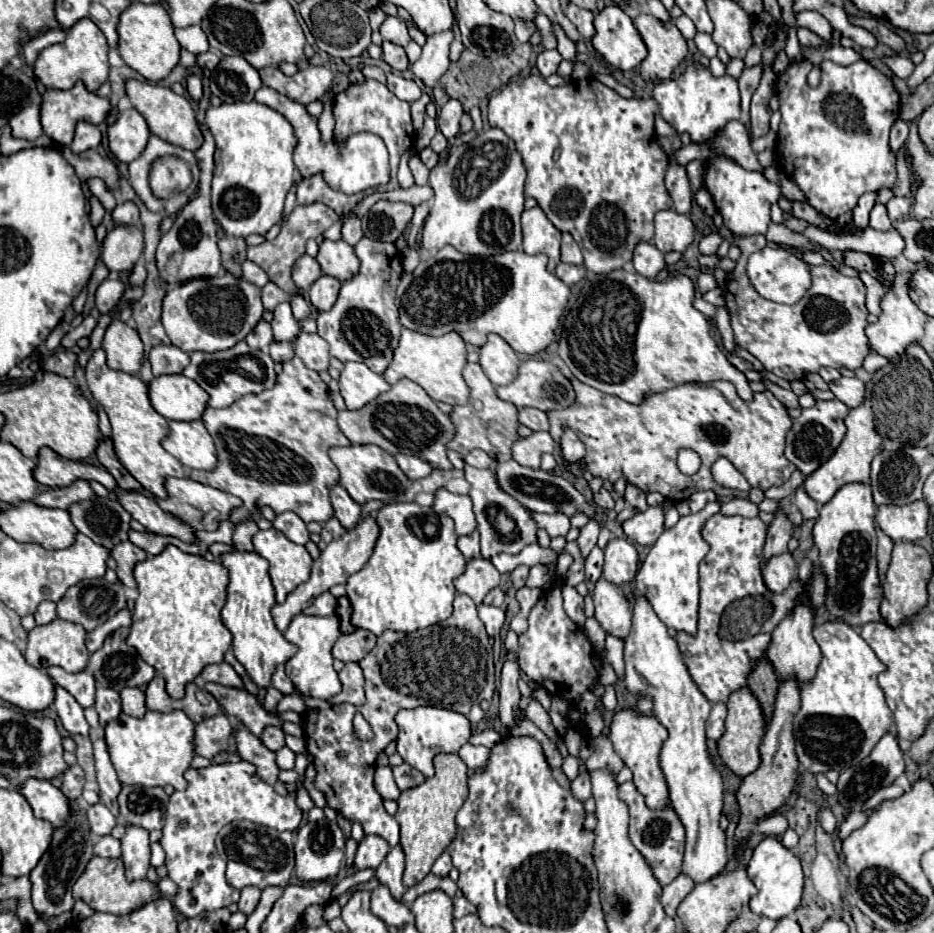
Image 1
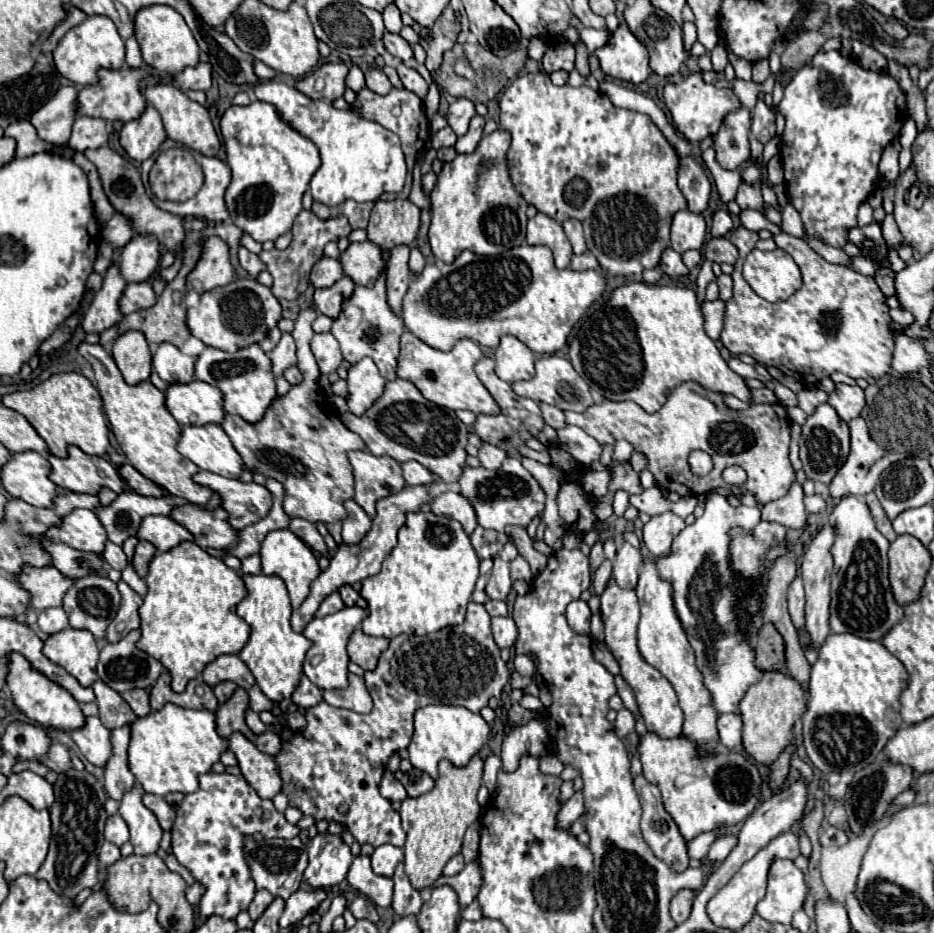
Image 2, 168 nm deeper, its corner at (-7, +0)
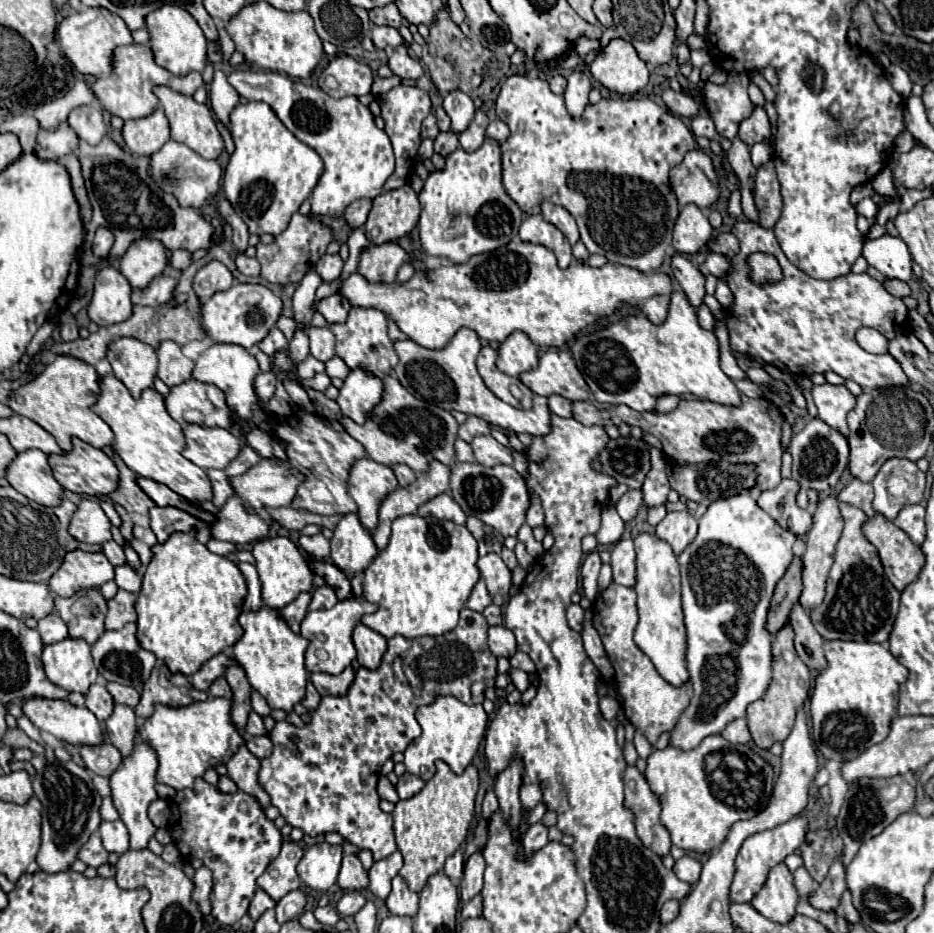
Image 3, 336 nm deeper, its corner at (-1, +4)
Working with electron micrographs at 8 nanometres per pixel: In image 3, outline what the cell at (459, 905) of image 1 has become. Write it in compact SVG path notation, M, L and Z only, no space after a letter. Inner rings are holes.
M476 895L474 899L470 899L468 903L462 905L462 917L480 917L482 915L482 897Z

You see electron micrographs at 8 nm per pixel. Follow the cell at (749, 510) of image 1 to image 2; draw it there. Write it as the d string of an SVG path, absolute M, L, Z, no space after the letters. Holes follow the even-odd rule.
M794 481L788 493L776 501L770 501L762 507L764 521L776 521L786 529L804 529L808 523L808 513L804 509L804 491L802 483Z

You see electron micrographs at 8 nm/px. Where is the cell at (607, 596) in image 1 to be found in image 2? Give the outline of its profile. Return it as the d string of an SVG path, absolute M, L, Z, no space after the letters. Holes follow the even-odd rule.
M614 579L608 581L606 591L602 593L602 621L604 621L604 641L606 647L610 649L610 653L616 657L616 661L620 663L622 669L622 677L624 681L634 689L638 705L640 705L640 713L644 717L646 729L650 733L656 733L662 739L674 739L682 735L682 723L684 723L684 713L678 707L678 697L672 689L672 685L668 683L668 679L654 669L652 665L648 665L638 647L636 647L636 627L640 621L640 607L638 607L638 597L634 589L622 589L616 585Z

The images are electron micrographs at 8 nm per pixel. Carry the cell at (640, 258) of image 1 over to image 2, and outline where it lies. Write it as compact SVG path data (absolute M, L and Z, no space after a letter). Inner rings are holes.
M670 247L662 253L660 267L662 267L662 271L668 273L670 277L682 277L682 275L688 275L688 267L682 263L682 255L676 253L676 251L670 249Z

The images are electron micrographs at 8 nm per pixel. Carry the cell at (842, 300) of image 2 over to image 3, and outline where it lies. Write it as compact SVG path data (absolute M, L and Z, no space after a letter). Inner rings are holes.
M746 219L736 221L732 233L740 241L740 253L732 257L728 271L728 287L734 295L732 317L738 319L738 323L726 323L732 351L750 353L790 375L810 377L814 373L834 371L844 379L856 381L864 391L908 383L898 361L890 355L872 355L854 339L854 333L860 327L872 327L886 339L894 339L896 333L904 331L909 310L902 299L892 297L882 283L868 273L846 273L832 281L806 275L780 251L774 231L764 229L760 223ZM756 251L776 255L784 271L784 281L766 287L750 283L746 257Z

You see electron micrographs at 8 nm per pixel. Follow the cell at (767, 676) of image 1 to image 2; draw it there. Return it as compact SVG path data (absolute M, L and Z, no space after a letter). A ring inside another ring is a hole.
M766 621L764 627L758 633L756 639L756 665L762 671L772 671L772 669L784 669L784 639L778 633L778 629Z

